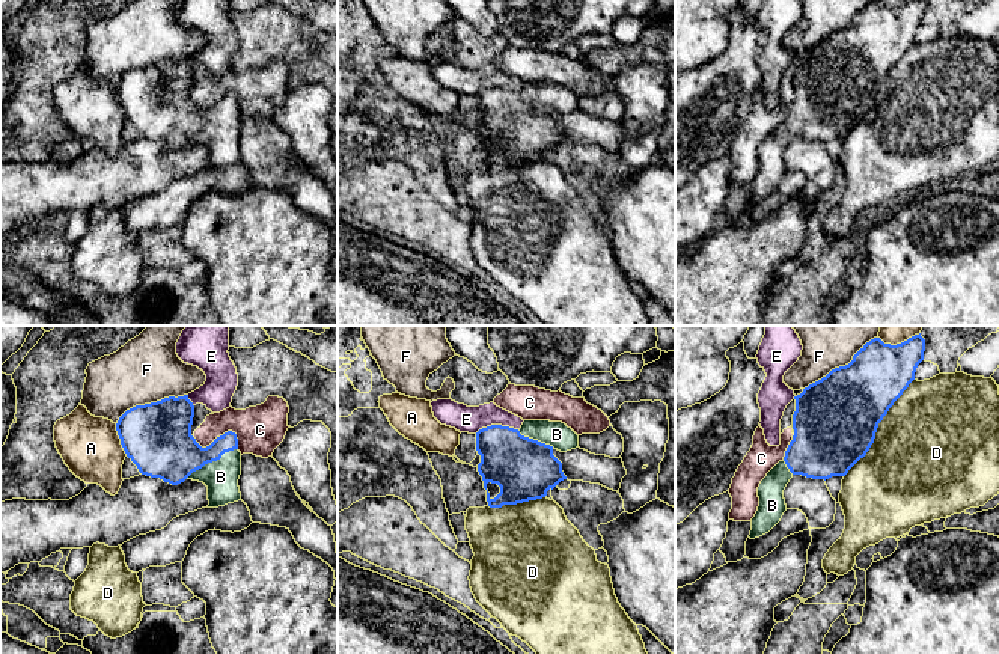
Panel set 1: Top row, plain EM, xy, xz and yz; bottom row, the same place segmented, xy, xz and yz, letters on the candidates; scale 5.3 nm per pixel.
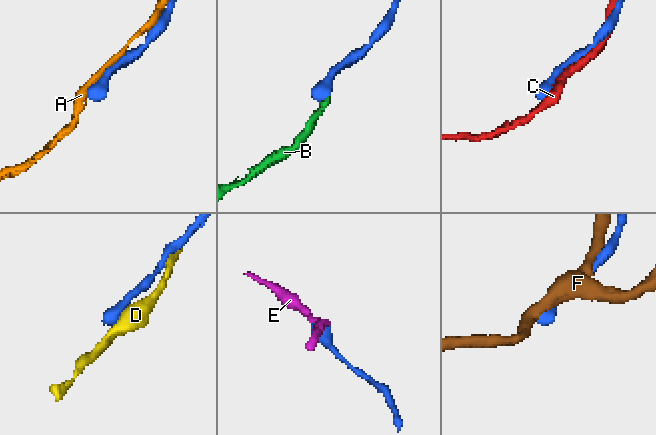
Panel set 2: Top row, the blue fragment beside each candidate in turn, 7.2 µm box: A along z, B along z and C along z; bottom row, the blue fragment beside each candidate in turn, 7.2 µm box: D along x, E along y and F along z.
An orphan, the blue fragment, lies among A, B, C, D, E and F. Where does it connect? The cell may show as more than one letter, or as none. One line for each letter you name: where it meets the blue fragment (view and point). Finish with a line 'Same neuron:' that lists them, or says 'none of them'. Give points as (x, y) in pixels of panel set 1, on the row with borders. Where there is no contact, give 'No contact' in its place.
B: Touches blue at xy (211, 461)
Same neuron: B

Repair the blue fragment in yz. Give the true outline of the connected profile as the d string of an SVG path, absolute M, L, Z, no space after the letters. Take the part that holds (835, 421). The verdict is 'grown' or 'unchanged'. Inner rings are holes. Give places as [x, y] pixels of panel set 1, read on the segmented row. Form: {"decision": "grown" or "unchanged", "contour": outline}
{"decision": "grown", "contour": "M921 333L897 345L874 338L853 356L848 365L832 369L794 396L794 435L784 460L767 473L758 487L759 506L752 518L750 539L768 533L781 521L787 511L784 490L794 475L824 481L832 476L845 476L866 455L874 443L878 423L915 380L916 368L924 360L924 351L925 339Z"}

